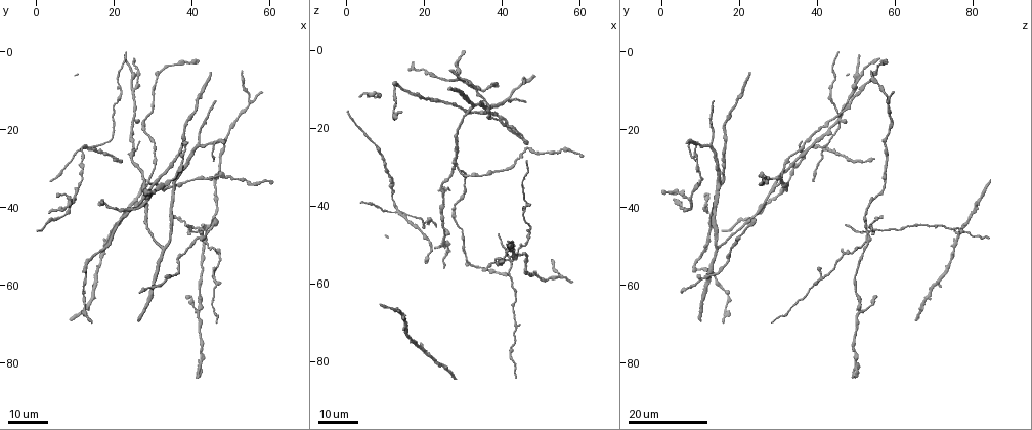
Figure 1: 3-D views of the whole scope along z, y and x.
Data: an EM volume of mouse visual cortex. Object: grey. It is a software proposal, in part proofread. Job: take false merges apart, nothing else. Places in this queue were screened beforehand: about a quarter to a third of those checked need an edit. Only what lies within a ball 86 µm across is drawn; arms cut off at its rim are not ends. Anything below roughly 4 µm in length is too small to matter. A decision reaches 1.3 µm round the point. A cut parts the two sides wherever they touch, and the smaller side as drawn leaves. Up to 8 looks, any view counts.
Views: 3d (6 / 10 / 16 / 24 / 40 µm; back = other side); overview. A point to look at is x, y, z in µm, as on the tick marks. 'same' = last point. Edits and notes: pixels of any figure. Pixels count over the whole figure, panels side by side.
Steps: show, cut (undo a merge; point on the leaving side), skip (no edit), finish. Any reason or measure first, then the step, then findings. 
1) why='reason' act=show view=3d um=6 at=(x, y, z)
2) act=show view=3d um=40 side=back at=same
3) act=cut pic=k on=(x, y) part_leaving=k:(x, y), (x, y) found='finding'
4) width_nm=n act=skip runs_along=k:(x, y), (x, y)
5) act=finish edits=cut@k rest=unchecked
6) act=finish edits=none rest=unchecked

why='three-way junction' act=show view=3d um=16 at=(42.0, 67.0, 50.5)

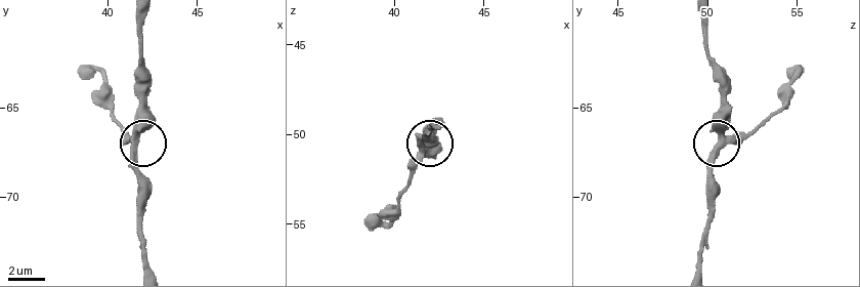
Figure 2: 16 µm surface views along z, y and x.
act=show view=3d um=6 at=(41.5, 66.9, 51.1)

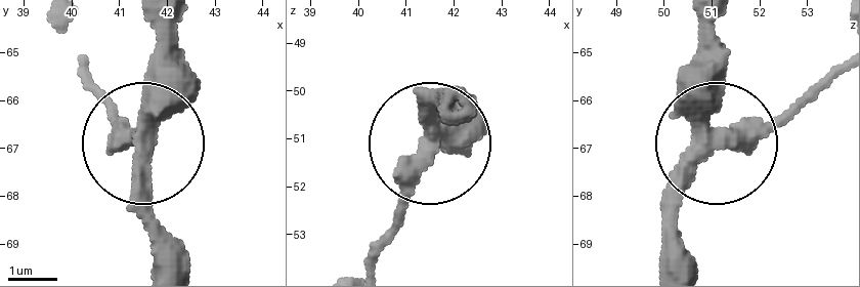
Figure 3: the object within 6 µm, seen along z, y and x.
width_nm=350 act=skip found='continuous, no second neuron'

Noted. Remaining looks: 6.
why='looks like a crossing' act=show view=3d um=16 at=(43.5, 48.5, 53.0)

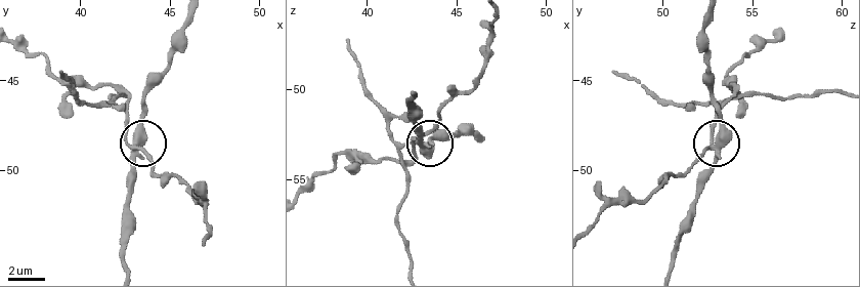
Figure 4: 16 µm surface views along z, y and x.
act=show view=3d um=10 at=(43.0, 48.8, 52.8)

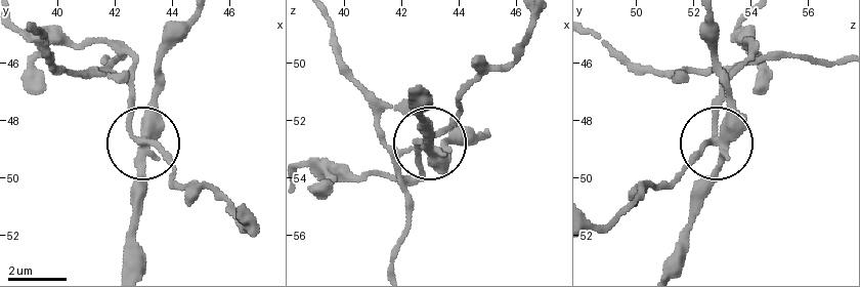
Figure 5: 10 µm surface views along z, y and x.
act=cut pic=5 on=(171, 162) part_leaving=5:(144, 144), (132, 124), (130, 57), (102, 57) found='a second neuron is stuck on'

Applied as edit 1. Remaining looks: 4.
why='three-way junction' act=show view=3d um=16 at=(28.5, 33.5, 30.0)

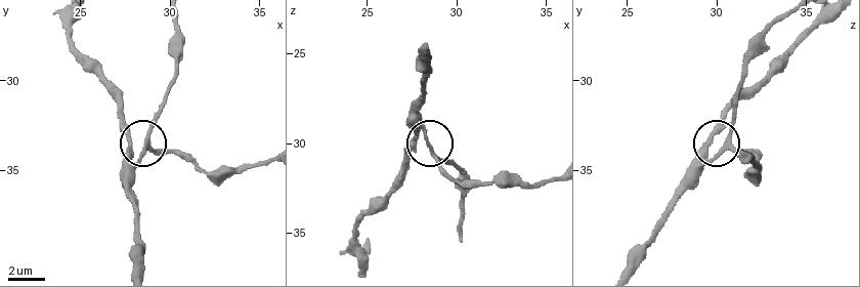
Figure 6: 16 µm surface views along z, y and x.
why='zoom in' act=show view=3d um=6 at=(28.6, 33.8, 30.5)

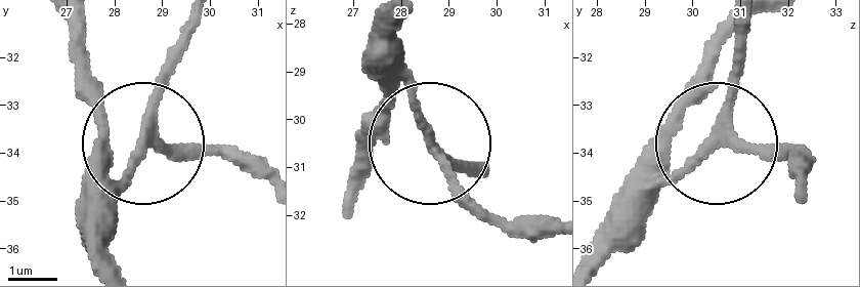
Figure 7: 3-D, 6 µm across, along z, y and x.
side_arm_um=40 act=skip runs_along=7:(484, 172), (435, 156), (509, 229) found='all the same neuron'

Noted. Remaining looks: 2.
why='thin arm on a thick one' act=show view=3d um=24 at=(13.5, 25.0, 41.0)

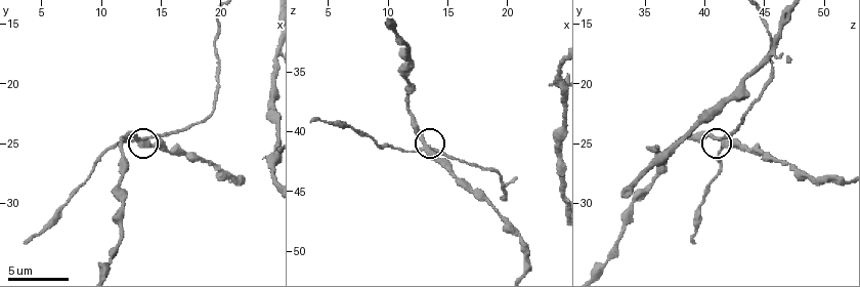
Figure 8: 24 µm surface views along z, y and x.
act=show view=3d um=6 at=(13.0, 24.8, 41.2)

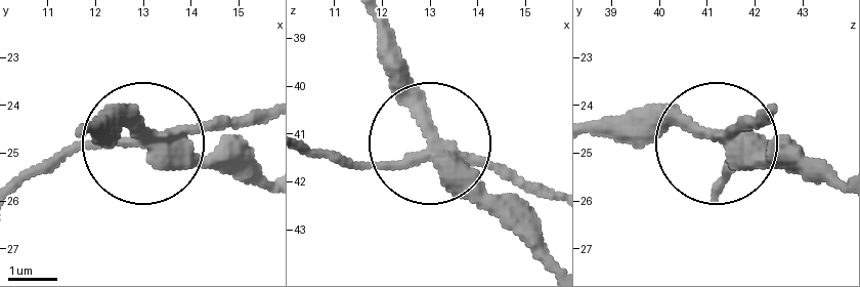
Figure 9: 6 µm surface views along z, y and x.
width_nm=280 act=cut pic=9 on=(228, 123) part_leaving=9:(168, 132), (262, 116) found='a second neuron is stuck on'

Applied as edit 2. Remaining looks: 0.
act=finish edits=cut@5,cut@9 rest=unchecked

